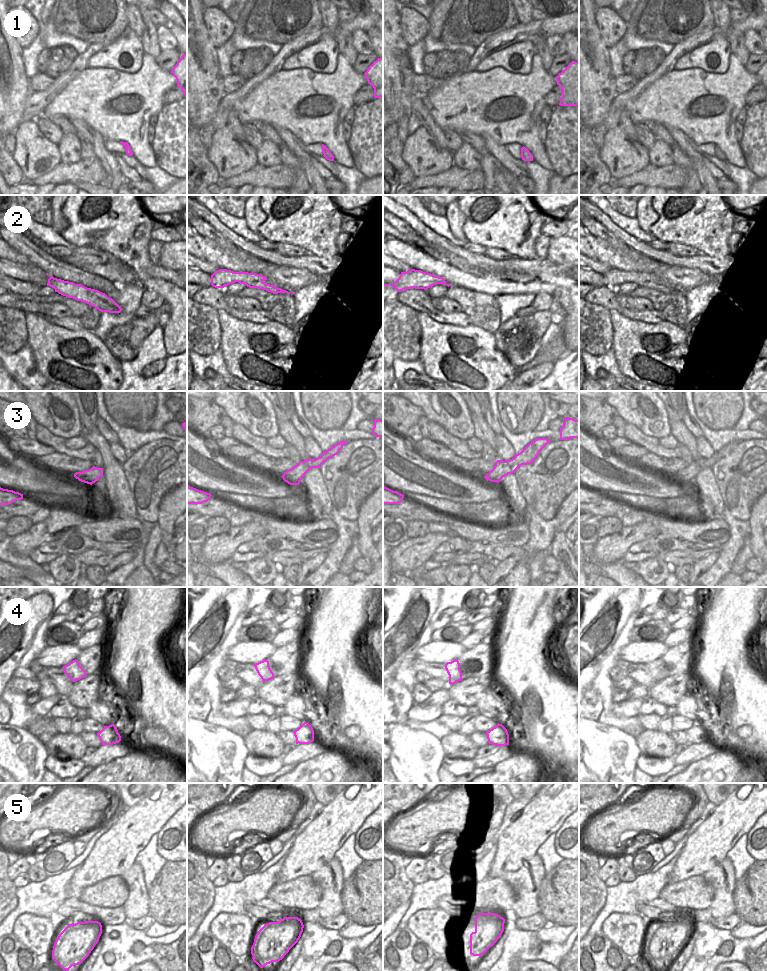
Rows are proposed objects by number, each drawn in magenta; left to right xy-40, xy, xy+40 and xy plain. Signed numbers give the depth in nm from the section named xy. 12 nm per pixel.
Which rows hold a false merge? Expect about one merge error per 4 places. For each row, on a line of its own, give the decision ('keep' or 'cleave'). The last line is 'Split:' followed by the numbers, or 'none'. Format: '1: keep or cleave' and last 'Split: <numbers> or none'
1: keep
2: keep
3: keep
4: cleave
5: keep
Split: 4

